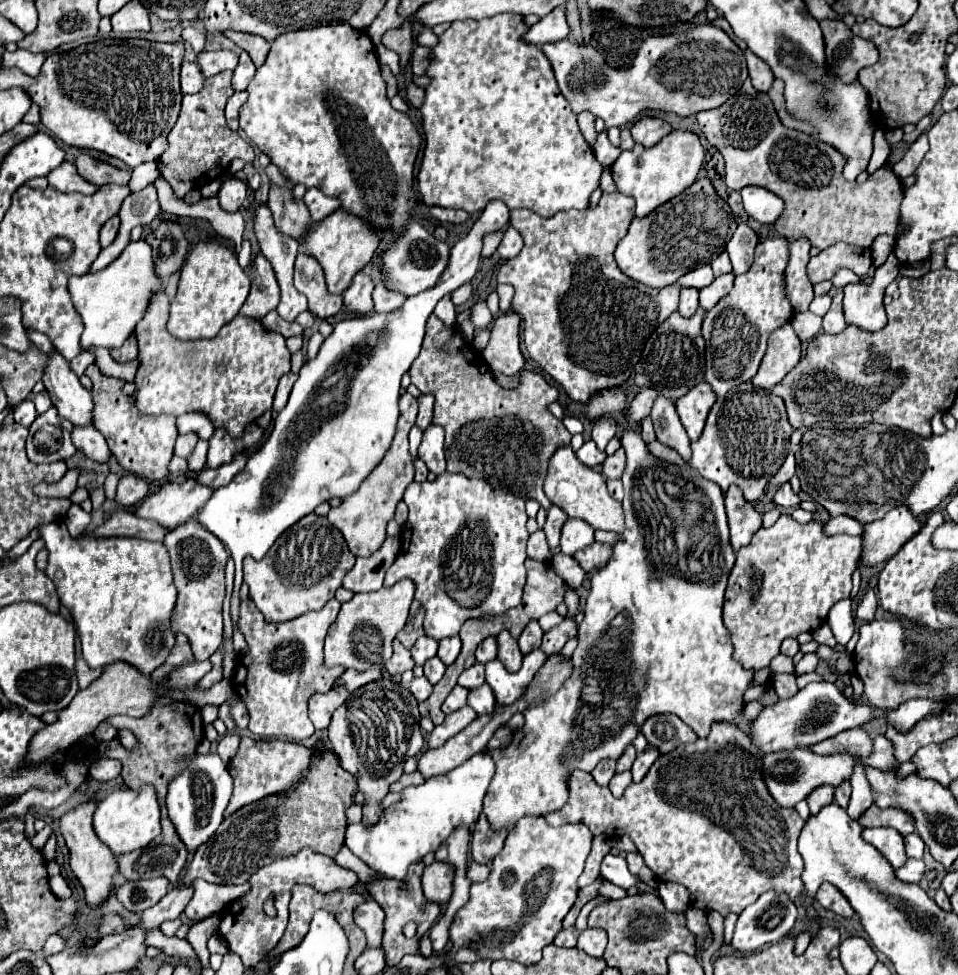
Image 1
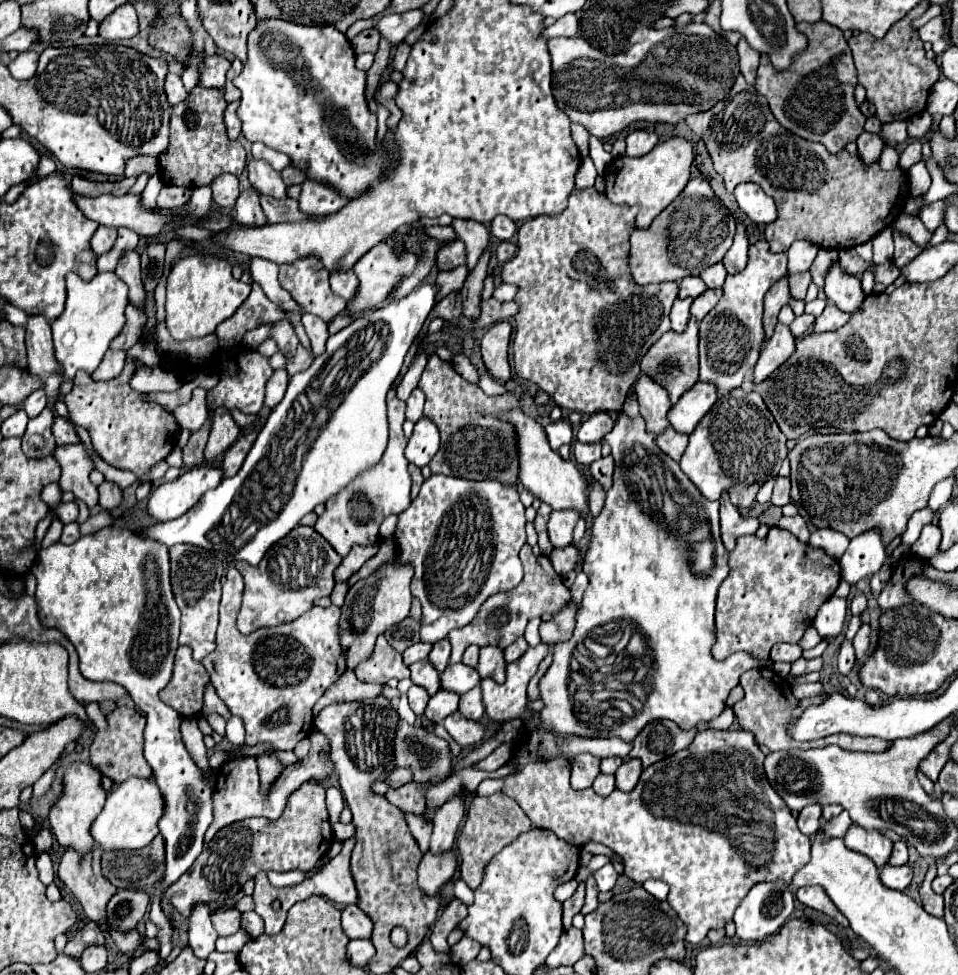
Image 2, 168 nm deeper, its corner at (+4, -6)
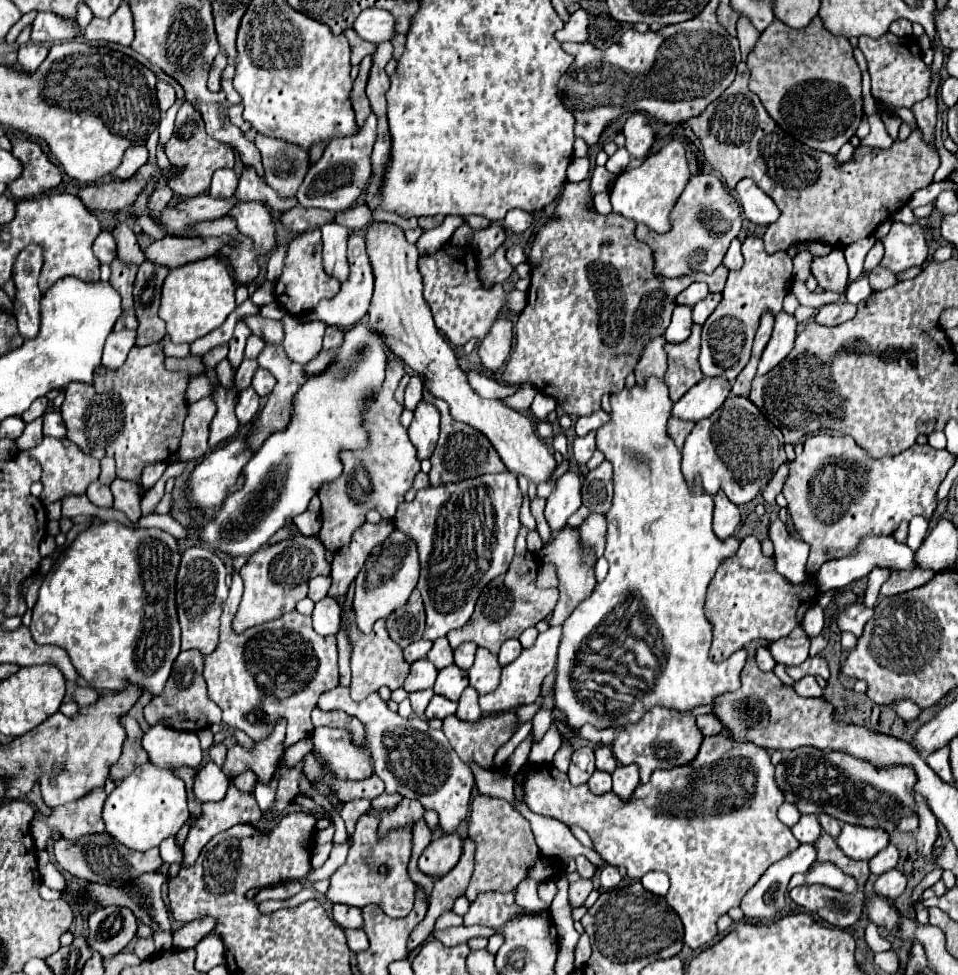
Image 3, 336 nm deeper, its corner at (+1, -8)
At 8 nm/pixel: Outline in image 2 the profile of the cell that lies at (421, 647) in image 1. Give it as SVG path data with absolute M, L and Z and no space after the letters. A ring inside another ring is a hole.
M419 641L419 643L415 643L403 651L403 661L405 661L405 665L411 665L415 661L423 661L423 659L427 659L429 651L431 651L431 643Z

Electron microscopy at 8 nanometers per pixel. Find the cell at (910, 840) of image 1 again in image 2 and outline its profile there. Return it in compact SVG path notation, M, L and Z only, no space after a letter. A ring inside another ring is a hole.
M897 841L893 845L893 851L891 851L891 857L889 857L889 865L905 865L907 863L907 845L905 841Z

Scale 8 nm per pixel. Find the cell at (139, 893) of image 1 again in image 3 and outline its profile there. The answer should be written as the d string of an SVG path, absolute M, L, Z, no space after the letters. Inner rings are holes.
M104 907L88 919L88 945L102 957L120 953L136 935L138 919L128 907Z

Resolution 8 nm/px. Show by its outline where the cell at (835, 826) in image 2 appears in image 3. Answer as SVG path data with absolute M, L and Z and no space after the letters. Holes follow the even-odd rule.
M806 843L806 845L800 845L792 855L780 859L778 863L774 863L760 879L758 883L742 897L742 903L740 903L740 909L744 911L744 917L752 923L768 923L768 921L776 921L780 919L784 907L786 907L786 895L788 895L788 881L794 873L800 873L800 871L806 871L812 861L816 859L816 843Z

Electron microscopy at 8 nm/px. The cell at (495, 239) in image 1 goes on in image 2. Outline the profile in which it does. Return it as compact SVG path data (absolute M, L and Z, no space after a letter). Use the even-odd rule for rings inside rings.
M460 239L448 243L437 253L436 263L441 271L466 264L465 244Z

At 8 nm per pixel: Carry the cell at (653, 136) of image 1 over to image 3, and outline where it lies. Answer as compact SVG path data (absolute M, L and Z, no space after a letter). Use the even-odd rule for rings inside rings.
M634 113L624 125L624 137L626 137L626 149L632 157L646 157L654 145L654 131L648 125L648 119L644 113Z

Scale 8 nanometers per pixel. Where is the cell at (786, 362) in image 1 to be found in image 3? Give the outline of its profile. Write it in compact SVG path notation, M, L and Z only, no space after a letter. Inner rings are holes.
M784 311L776 315L776 325L772 331L772 337L762 353L762 359L758 363L758 373L756 375L766 375L772 367L776 367L794 347L796 339L796 319Z

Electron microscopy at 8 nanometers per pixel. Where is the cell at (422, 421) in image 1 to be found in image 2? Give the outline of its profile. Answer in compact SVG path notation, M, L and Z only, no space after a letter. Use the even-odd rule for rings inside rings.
M417 387L411 391L411 397L405 401L407 403L407 409L405 409L405 417L409 421L417 421L421 415L423 415L423 403L425 403L425 397L423 397L423 391L419 391Z

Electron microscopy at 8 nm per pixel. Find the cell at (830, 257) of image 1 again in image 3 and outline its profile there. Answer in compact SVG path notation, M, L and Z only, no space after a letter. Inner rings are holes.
M874 267L870 273L868 273L868 281L870 281L870 287L874 291L882 291L882 289L888 289L892 285L896 285L896 275L890 273L888 267Z

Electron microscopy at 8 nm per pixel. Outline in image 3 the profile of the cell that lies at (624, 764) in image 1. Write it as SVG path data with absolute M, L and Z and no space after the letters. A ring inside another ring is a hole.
M608 745L598 747L594 753L596 753L596 769L598 771L612 773L616 769L616 759L614 759L614 753L612 753L612 749Z

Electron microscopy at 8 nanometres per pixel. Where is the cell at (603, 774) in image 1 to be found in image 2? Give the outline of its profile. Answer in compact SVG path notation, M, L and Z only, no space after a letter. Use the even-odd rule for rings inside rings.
M577 755L571 763L571 787L573 789L587 789L591 781L599 775L599 757L591 755Z

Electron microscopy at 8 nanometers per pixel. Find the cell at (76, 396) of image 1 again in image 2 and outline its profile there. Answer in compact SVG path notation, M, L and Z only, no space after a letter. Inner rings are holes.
M29 315L27 319L27 355L29 355L29 369L37 377L43 377L45 381L45 393L51 403L59 401L59 385L65 381L65 377L59 377L59 365L55 365L53 357L53 345L51 345L51 327L43 315Z

